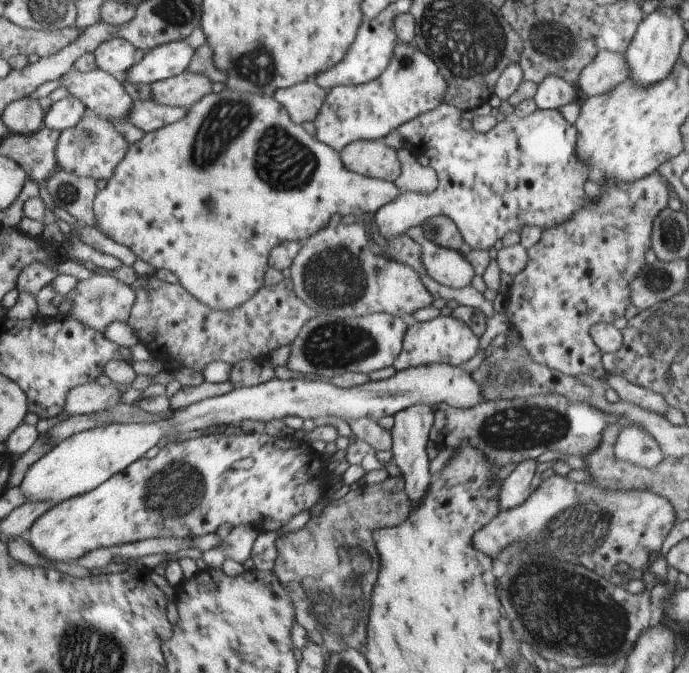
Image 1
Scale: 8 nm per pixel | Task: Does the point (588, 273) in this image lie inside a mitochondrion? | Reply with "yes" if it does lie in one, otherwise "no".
no

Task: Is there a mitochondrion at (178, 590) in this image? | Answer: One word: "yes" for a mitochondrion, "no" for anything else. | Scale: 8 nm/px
no

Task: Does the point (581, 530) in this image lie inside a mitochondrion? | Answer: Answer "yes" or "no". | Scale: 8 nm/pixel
yes

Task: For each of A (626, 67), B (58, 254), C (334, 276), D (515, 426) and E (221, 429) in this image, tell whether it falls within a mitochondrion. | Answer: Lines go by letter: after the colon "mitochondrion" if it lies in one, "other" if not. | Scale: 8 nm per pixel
A: other
B: other
C: mitochondrion
D: mitochondrion
E: other

